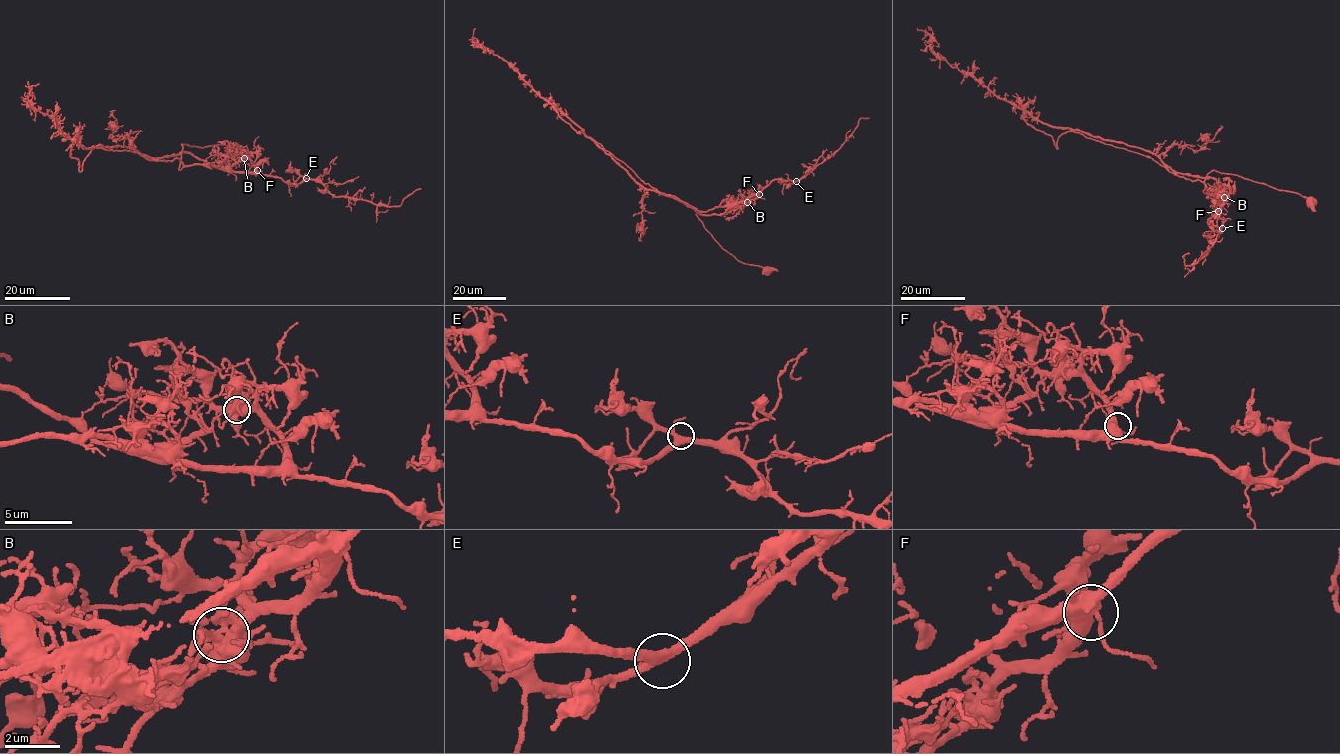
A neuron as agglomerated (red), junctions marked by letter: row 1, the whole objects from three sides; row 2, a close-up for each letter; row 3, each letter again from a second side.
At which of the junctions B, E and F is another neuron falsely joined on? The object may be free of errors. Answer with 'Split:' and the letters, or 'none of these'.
Split: B

